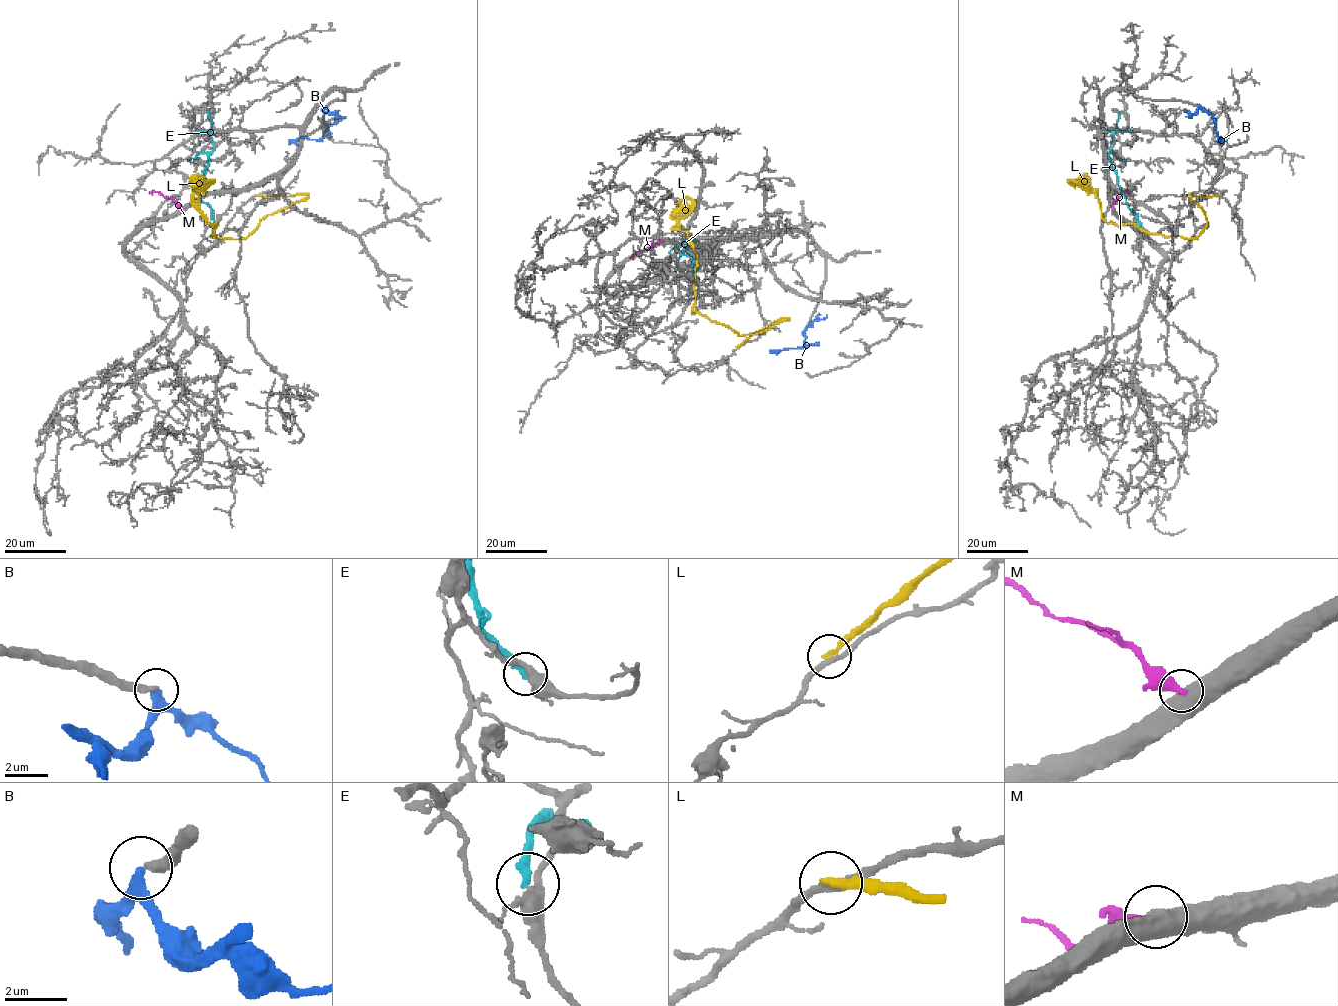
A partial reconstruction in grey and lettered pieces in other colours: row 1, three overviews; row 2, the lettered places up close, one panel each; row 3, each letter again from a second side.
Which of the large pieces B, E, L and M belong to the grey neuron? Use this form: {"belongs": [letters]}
{"belongs": []}

